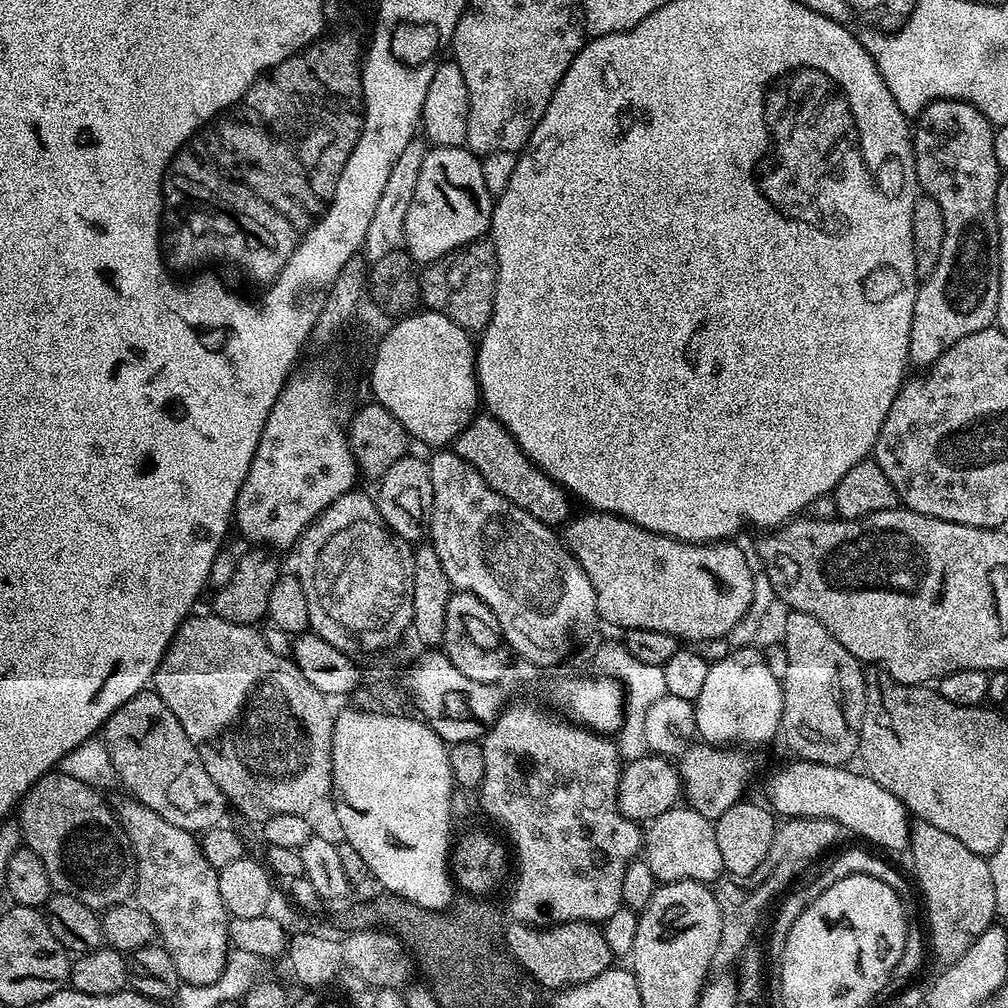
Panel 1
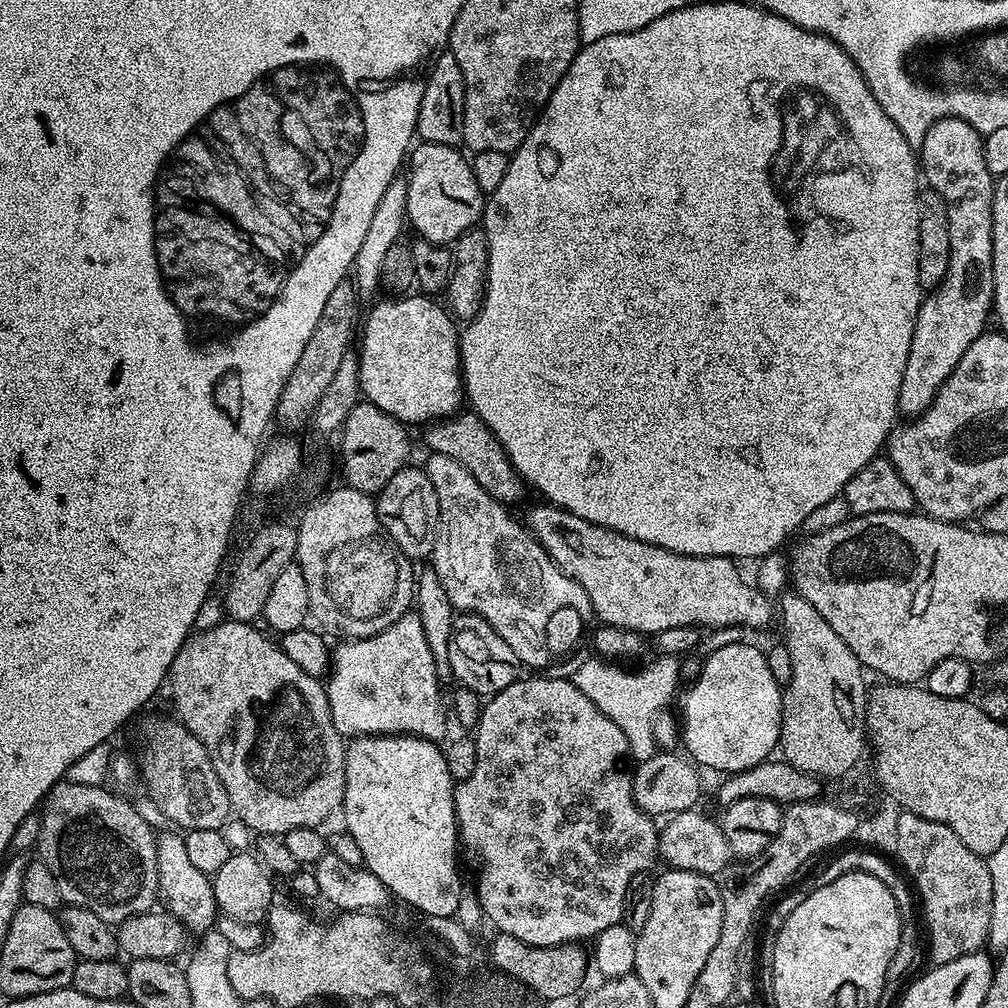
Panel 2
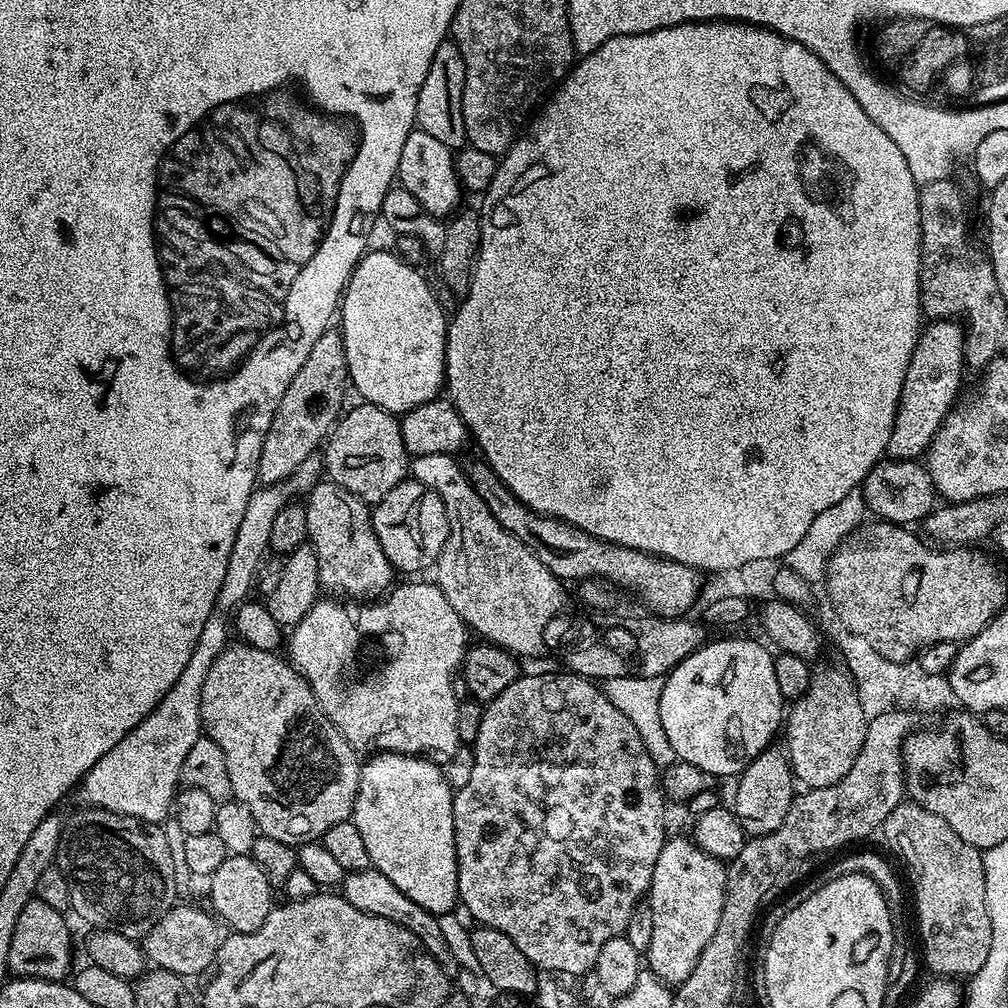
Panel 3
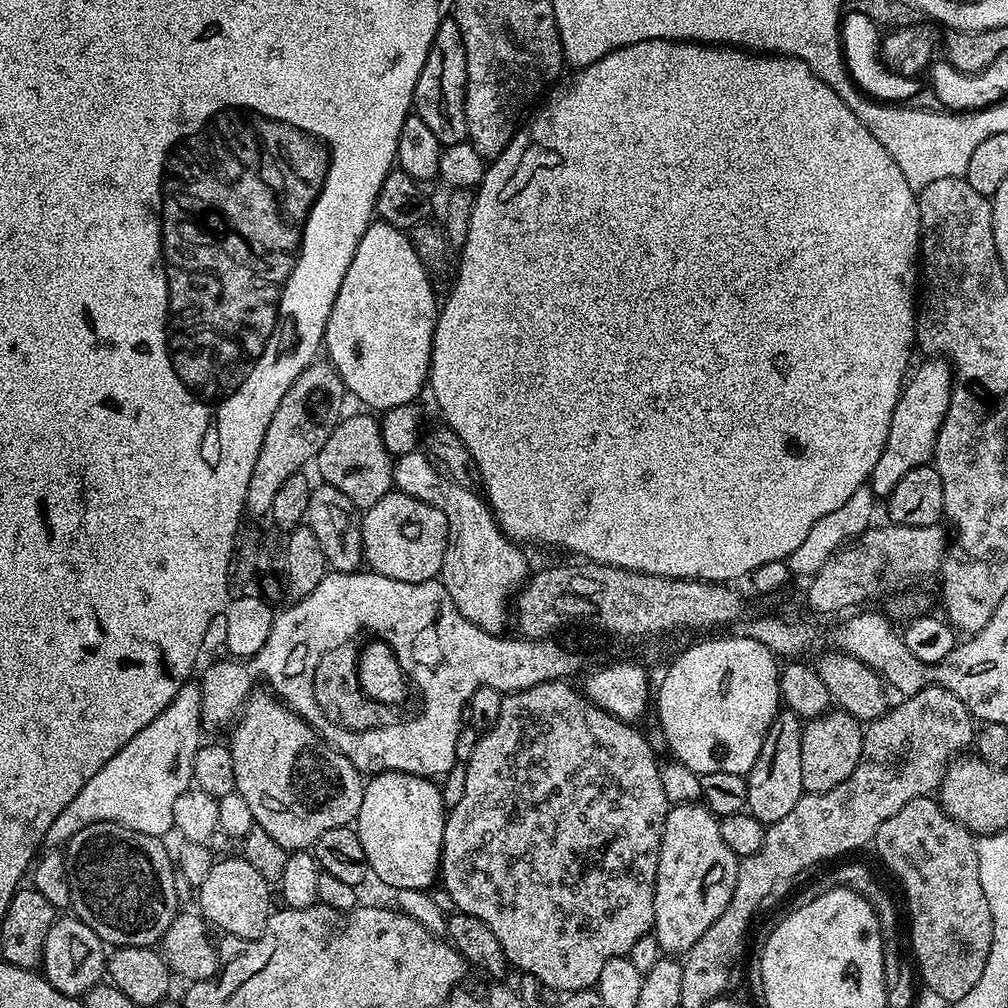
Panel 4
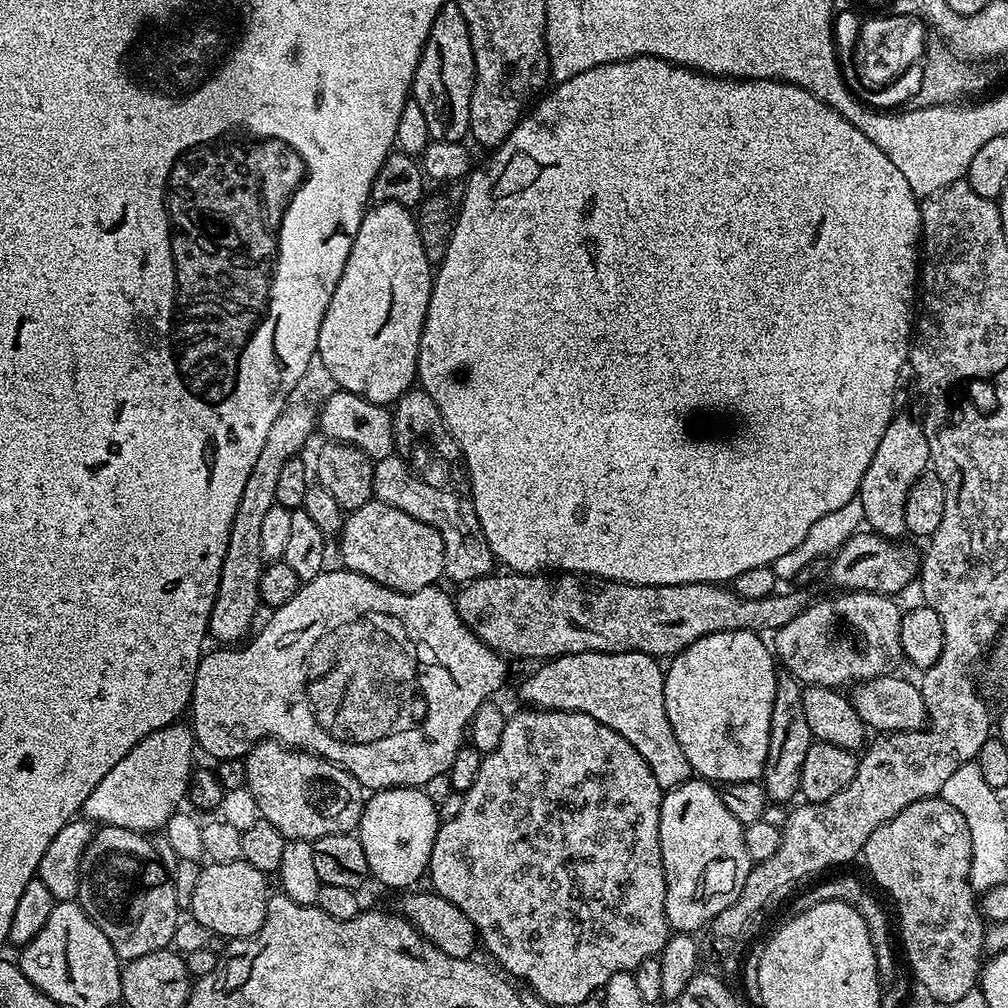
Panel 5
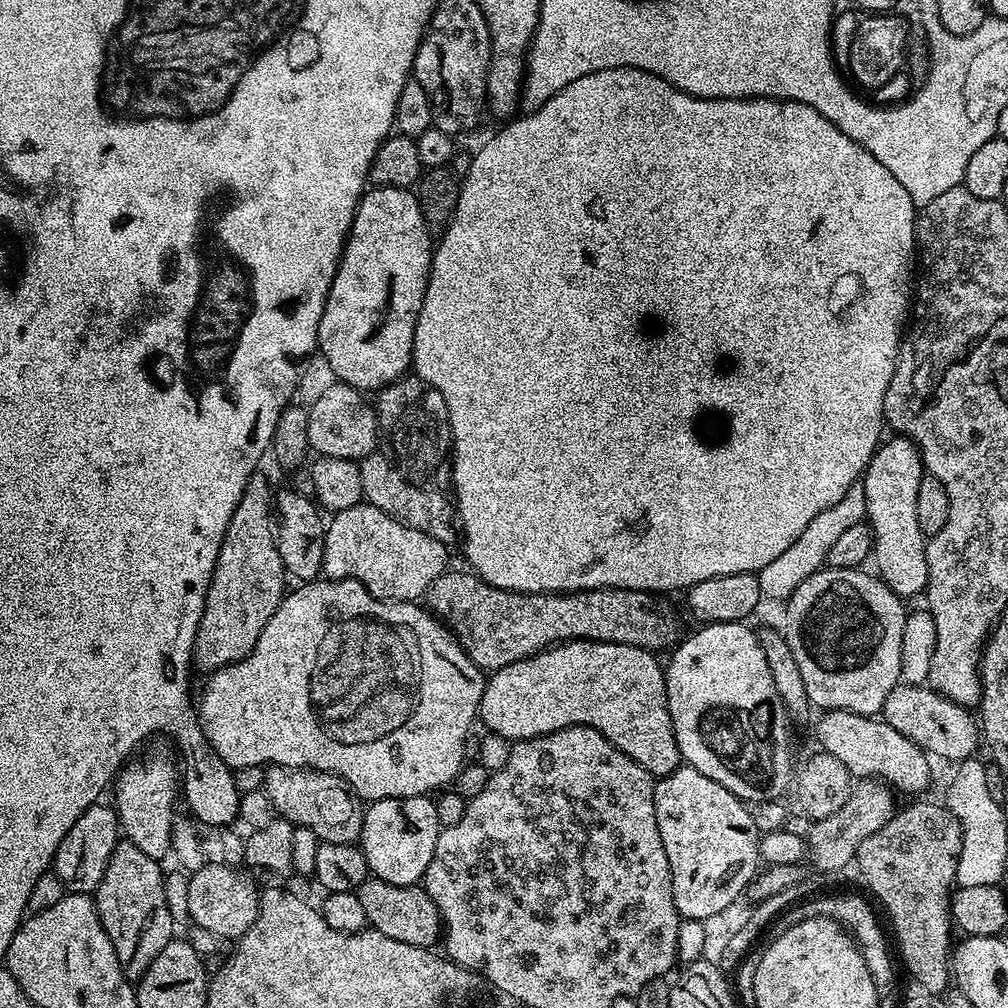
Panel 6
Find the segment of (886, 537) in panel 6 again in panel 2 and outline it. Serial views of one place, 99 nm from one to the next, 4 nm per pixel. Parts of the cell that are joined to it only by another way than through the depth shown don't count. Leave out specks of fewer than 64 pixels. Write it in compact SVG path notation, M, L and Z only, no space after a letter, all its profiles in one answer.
M947 116L926 134L918 149L918 168L931 191L938 193L948 207L948 233L950 234L950 250L946 274L937 288L931 289L921 299L920 309L914 322L914 338L910 342L910 354L906 358L906 371L902 374L899 386L899 402L897 411L906 418L915 418L932 404L937 390L944 385L946 378L958 366L962 354L970 350L970 342L974 342L989 327L988 316L993 315L994 301L994 234L992 233L992 189L994 178L990 170L986 170L986 154L984 153L984 136L970 122L957 116Z

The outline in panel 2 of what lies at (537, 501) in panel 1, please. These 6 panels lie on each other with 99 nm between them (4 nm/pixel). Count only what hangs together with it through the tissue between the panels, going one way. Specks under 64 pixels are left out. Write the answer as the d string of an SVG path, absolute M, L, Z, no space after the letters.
M464 411L429 423L423 429L427 451L446 454L446 458L454 458L454 462L458 462L458 466L465 468L470 478L474 478L474 482L478 482L478 486L482 486L482 490L490 494L490 498L494 498L505 506L513 506L512 504L518 503L523 498L524 492L526 493L524 479L512 465L506 450L500 445L498 438L494 438L486 422L482 422L482 418L478 418L475 412Z

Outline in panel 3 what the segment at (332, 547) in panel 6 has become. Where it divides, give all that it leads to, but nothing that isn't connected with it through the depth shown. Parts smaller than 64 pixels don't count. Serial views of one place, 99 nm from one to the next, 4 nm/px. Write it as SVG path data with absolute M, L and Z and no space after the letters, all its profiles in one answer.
M405 478L382 502L374 505L371 514L374 534L397 573L431 569L440 559L448 537L446 506L442 506L442 498L422 482Z

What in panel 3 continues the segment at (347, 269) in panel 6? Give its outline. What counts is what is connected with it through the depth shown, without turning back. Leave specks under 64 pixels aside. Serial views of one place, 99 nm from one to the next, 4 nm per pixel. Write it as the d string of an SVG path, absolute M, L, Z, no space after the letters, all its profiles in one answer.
M365 251L361 256L343 290L338 305L338 331L344 340L348 378L359 399L387 412L403 414L422 402L437 399L445 387L444 355L449 317L446 312L444 316L443 306L436 301L419 267L409 264L395 251L372 251Z

